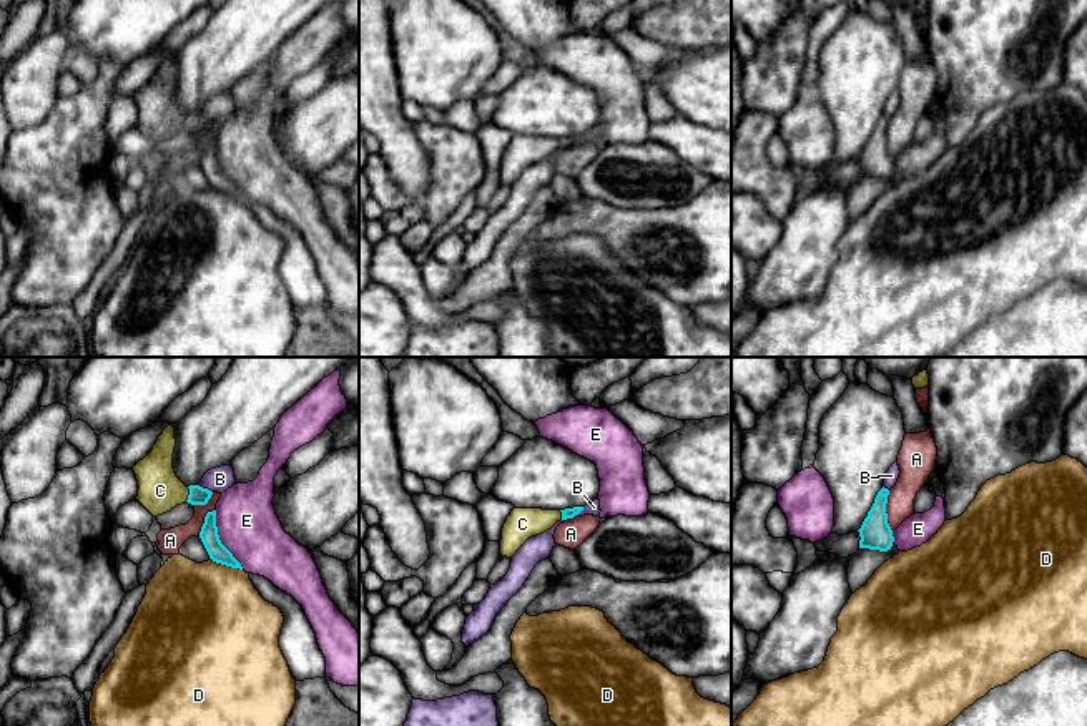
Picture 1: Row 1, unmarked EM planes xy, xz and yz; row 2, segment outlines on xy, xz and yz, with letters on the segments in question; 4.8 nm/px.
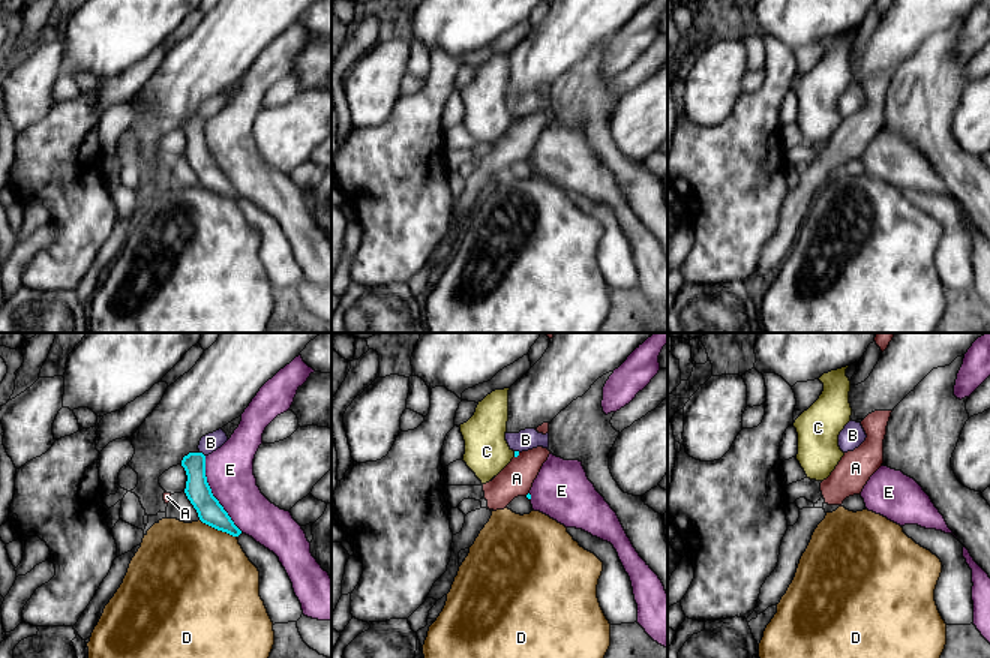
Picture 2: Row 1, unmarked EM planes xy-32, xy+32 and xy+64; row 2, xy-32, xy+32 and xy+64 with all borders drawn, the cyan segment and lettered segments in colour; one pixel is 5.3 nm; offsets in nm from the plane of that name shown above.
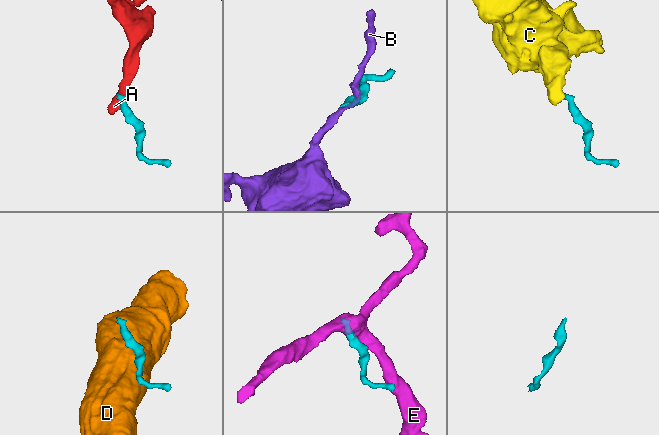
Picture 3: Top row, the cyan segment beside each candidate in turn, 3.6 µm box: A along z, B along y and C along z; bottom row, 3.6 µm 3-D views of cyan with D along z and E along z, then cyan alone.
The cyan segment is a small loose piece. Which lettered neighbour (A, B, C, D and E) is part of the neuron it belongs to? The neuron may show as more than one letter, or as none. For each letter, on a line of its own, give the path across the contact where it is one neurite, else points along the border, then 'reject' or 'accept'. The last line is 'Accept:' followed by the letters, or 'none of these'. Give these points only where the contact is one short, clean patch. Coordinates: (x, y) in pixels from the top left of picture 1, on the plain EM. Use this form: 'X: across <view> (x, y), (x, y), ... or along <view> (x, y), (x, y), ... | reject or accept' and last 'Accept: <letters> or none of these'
A: along yz (888, 118), (886, 150), (893, 158) | reject
B: along xy (198, 113), (211, 120) | reject
C: across xy (198, 123), (190, 122), (160, 118) | accept
D: reject
E: reject
Accept: C

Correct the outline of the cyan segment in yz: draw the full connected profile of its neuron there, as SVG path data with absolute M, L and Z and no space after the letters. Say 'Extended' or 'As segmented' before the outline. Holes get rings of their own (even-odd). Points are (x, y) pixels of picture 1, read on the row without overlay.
As segmented. M881 116L874 126L868 145L864 146L859 159L859 176L888 179L893 174L894 164L888 151L886 131L888 131L888 116Z

